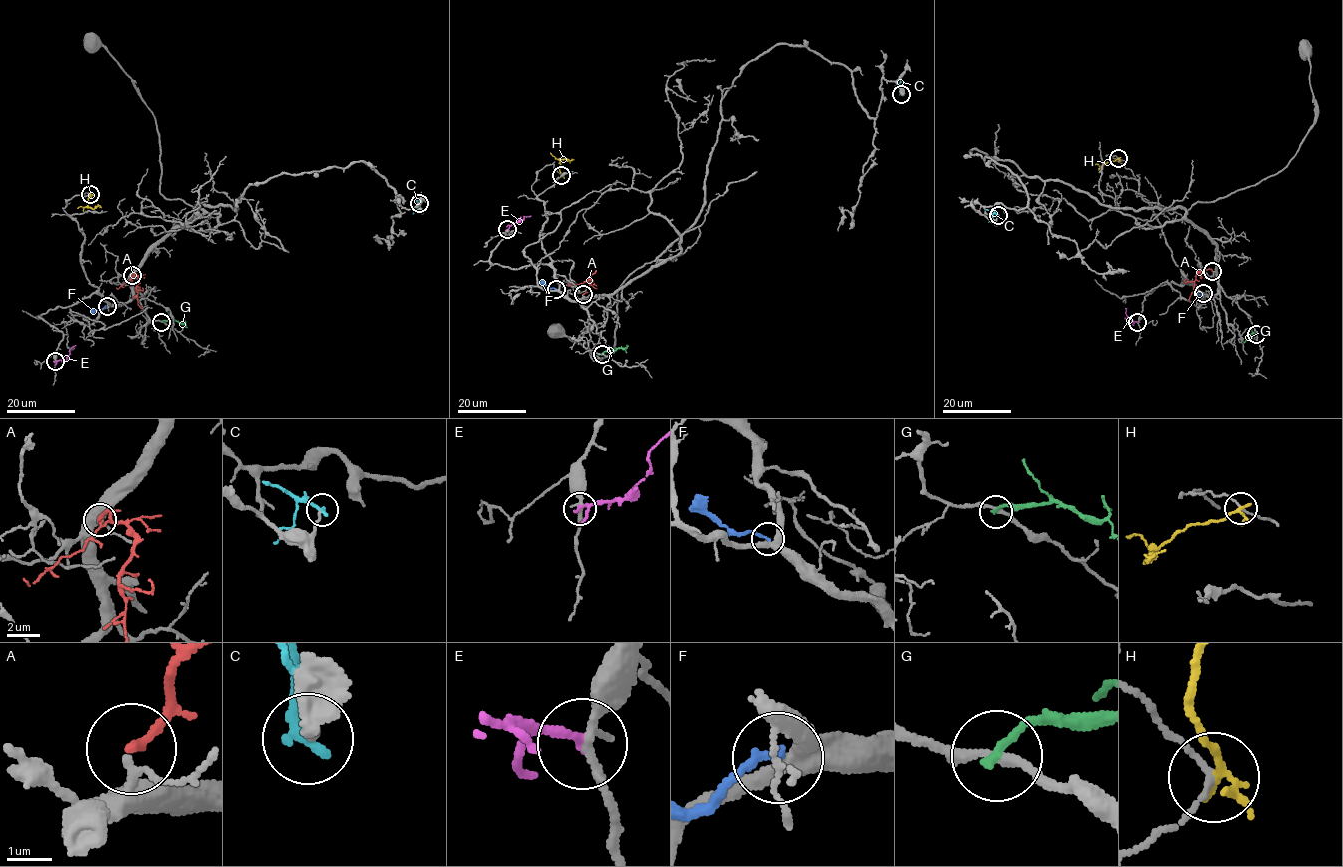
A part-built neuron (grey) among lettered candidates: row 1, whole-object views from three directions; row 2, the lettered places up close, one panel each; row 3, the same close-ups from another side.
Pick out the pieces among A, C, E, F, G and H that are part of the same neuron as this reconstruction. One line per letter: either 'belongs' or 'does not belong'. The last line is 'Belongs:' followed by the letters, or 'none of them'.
A: belongs
C: does not belong
E: does not belong
F: does not belong
G: does not belong
H: does not belong
Belongs: A

